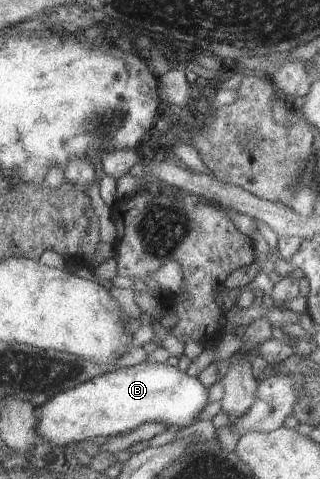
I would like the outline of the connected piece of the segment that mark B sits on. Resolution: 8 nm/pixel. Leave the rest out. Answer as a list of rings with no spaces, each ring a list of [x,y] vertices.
[[[144,361],[116,368],[49,399],[37,410],[37,433],[51,447],[62,447],[97,435],[110,438],[146,422],[160,421],[178,429],[190,424],[207,404],[207,390],[197,377],[186,375],[183,365]]]

